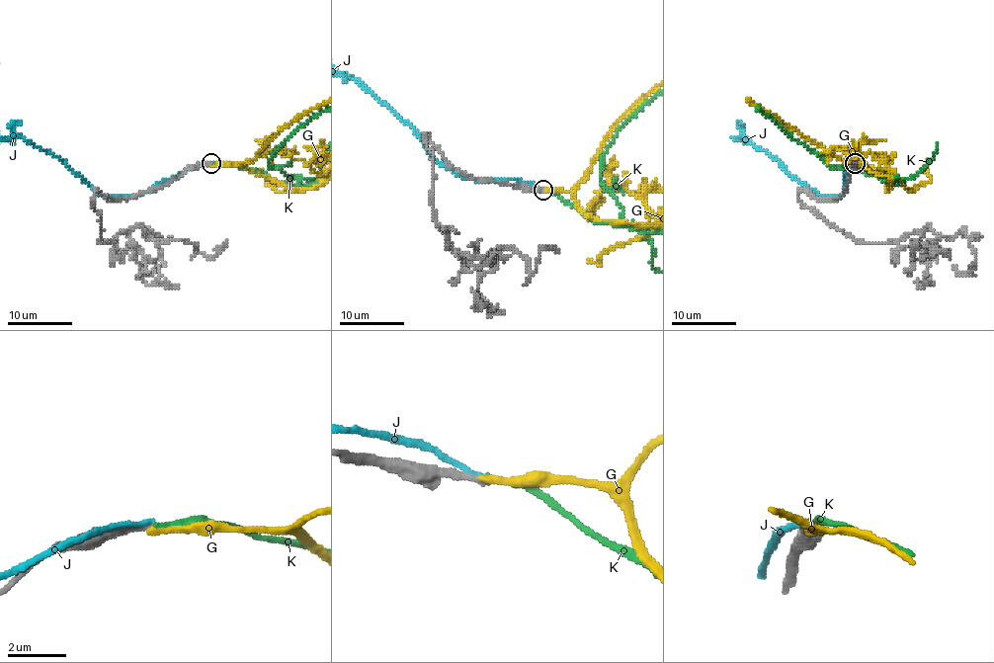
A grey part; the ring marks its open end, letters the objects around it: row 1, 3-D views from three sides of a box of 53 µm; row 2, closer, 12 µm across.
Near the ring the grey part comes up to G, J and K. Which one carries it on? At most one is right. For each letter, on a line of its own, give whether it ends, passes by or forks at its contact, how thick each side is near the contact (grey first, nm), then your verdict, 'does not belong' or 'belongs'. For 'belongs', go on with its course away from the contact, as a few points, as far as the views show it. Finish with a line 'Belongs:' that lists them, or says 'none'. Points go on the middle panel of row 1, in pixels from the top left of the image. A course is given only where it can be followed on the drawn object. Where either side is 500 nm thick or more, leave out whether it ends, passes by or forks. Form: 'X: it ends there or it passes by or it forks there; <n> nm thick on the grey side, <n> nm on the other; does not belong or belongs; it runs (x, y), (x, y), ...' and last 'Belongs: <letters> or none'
G: it ends there; 240 nm thick on the grey side, 240 nm on the other; does not belong
J: it ends there; 280 nm thick on the grey side, 220 nm on the other; does not belong
K: it ends there; 200 nm thick on the grey side, 180 nm on the other; does not belong
Belongs: none

